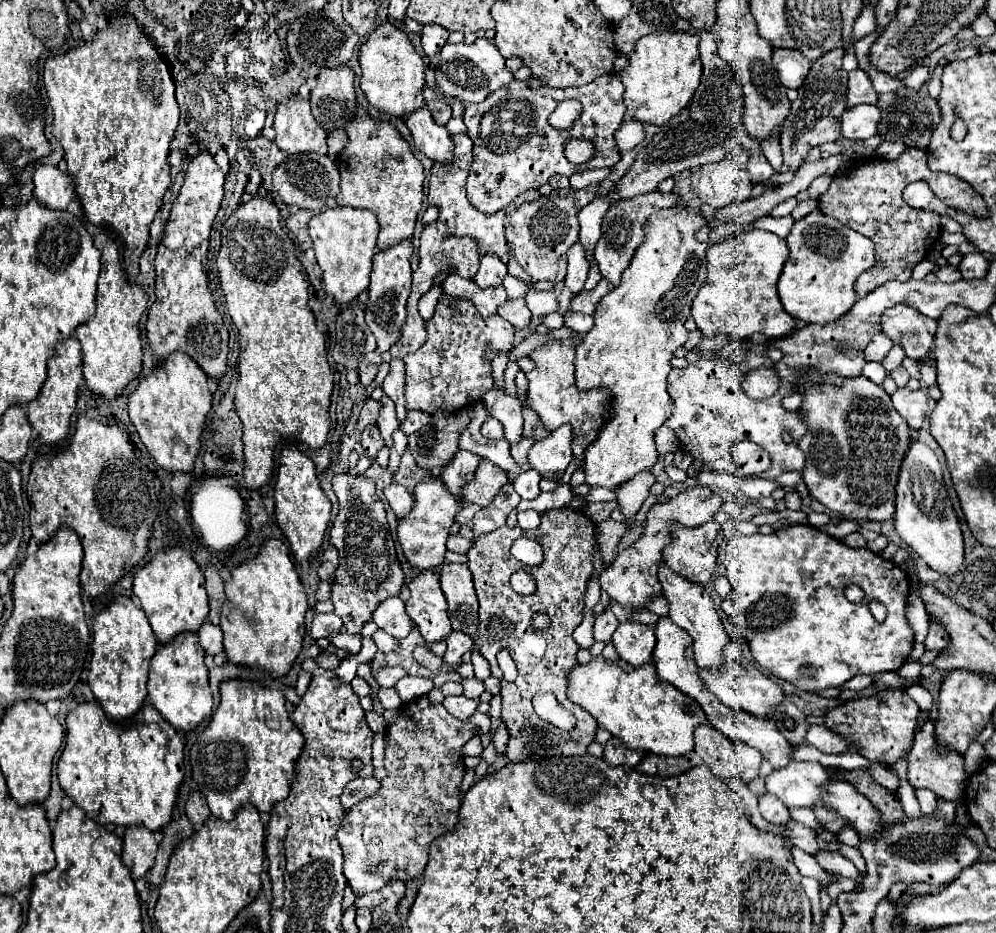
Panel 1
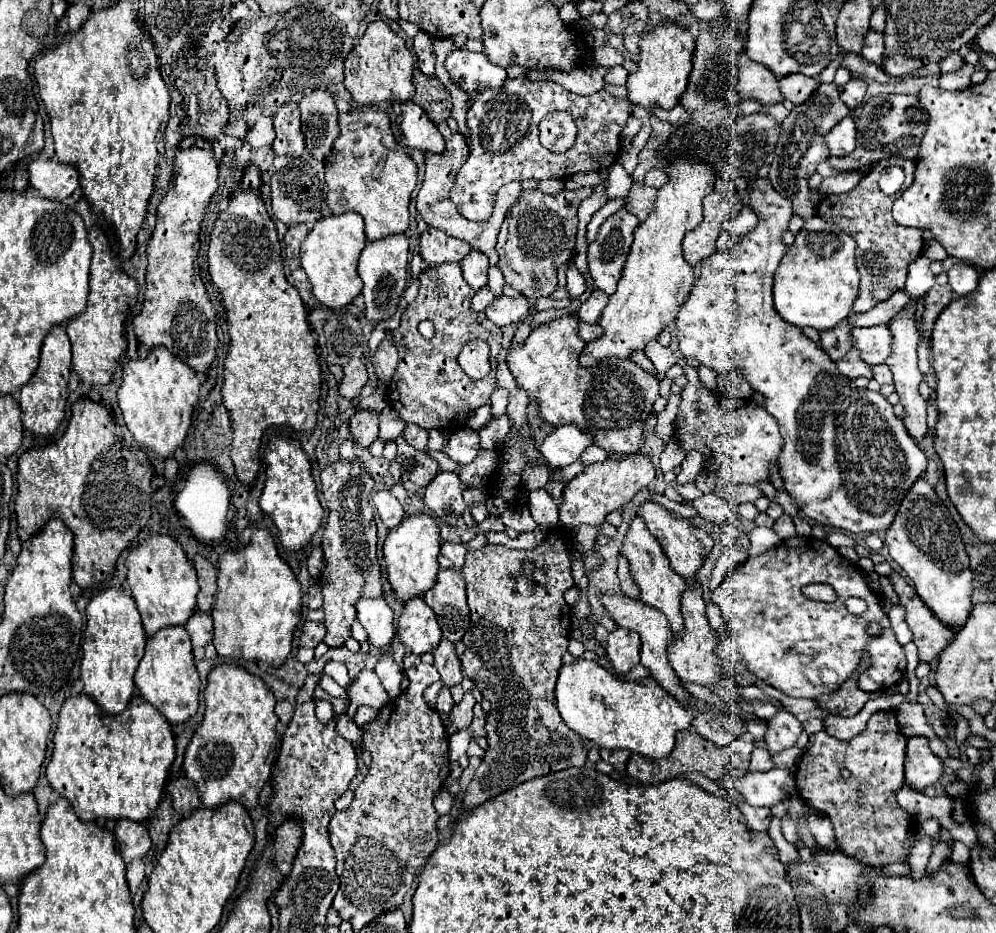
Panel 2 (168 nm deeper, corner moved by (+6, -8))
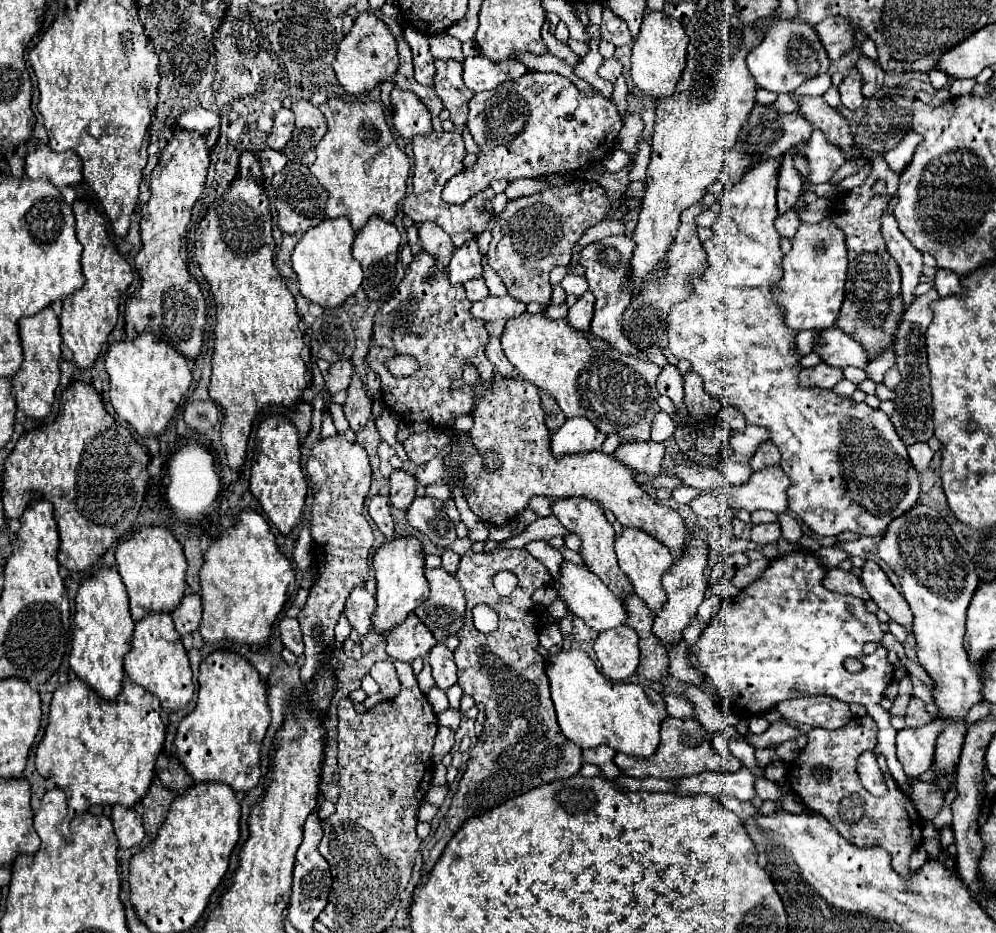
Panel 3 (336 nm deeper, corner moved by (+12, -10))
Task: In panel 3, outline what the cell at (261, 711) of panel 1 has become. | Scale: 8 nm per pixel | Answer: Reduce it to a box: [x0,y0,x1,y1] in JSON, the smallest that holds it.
[175,649,271,793]

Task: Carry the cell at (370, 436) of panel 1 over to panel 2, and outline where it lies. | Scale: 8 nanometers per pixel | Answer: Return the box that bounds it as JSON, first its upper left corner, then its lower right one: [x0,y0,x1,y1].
[351,411,379,449]

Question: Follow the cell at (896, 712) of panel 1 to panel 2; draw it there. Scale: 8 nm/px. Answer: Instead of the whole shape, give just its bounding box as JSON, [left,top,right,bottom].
[795,709,913,867]

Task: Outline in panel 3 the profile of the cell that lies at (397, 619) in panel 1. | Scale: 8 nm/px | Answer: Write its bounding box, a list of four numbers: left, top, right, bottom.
[347,587,375,635]

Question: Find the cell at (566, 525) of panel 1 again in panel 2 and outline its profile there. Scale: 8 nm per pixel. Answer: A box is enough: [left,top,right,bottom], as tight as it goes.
[461,527,591,811]

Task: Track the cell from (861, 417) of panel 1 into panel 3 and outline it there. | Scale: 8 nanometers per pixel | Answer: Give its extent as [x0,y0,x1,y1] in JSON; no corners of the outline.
[667,157,919,537]

